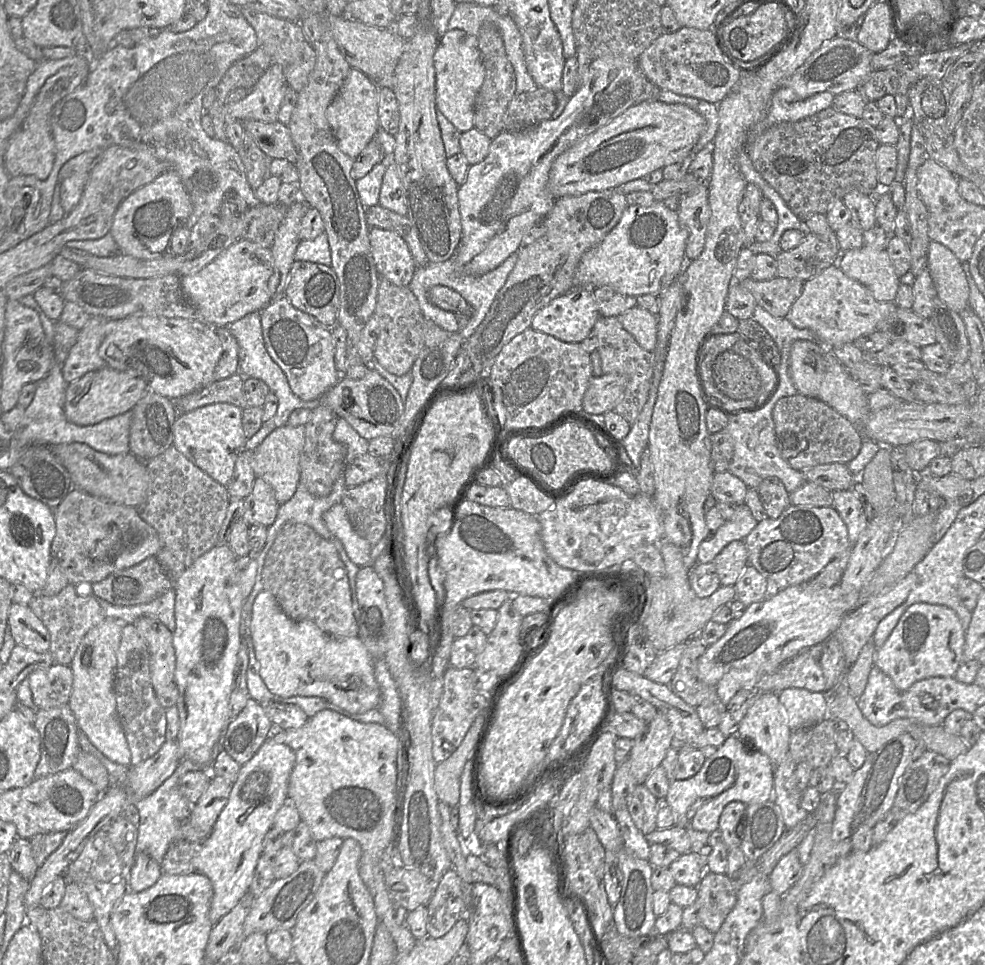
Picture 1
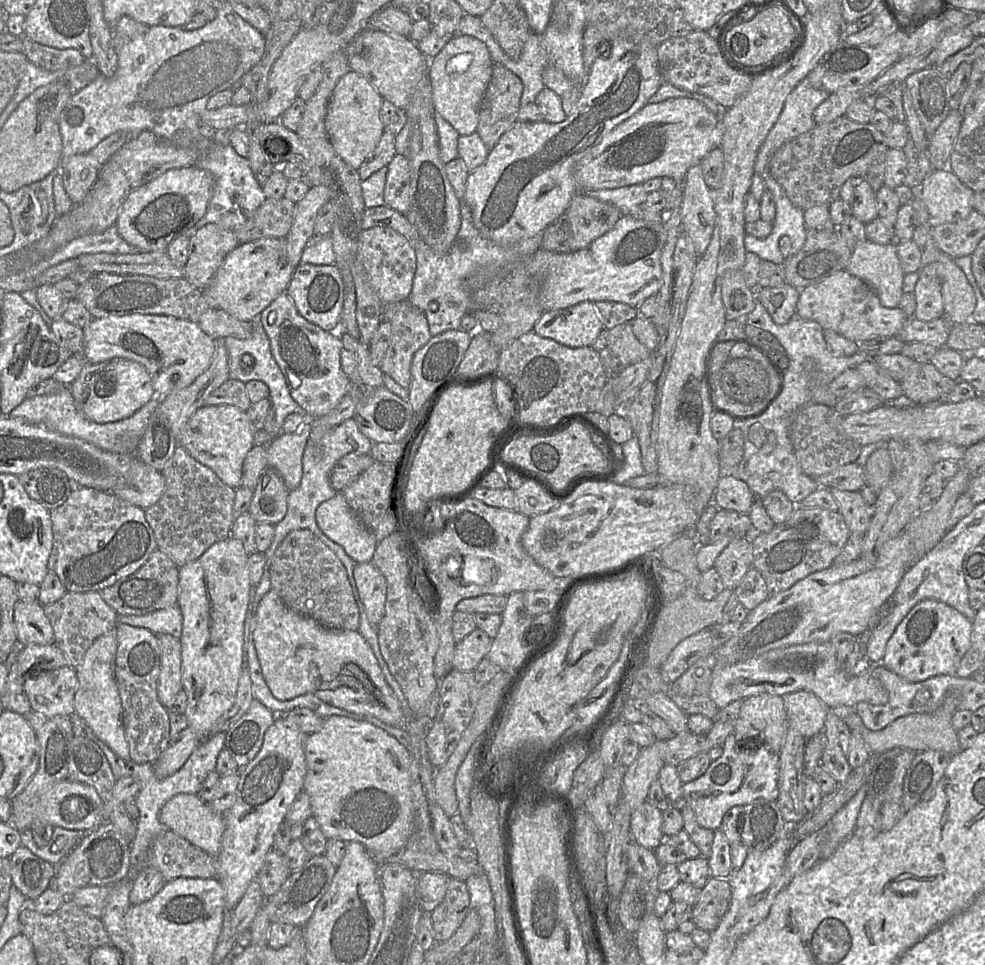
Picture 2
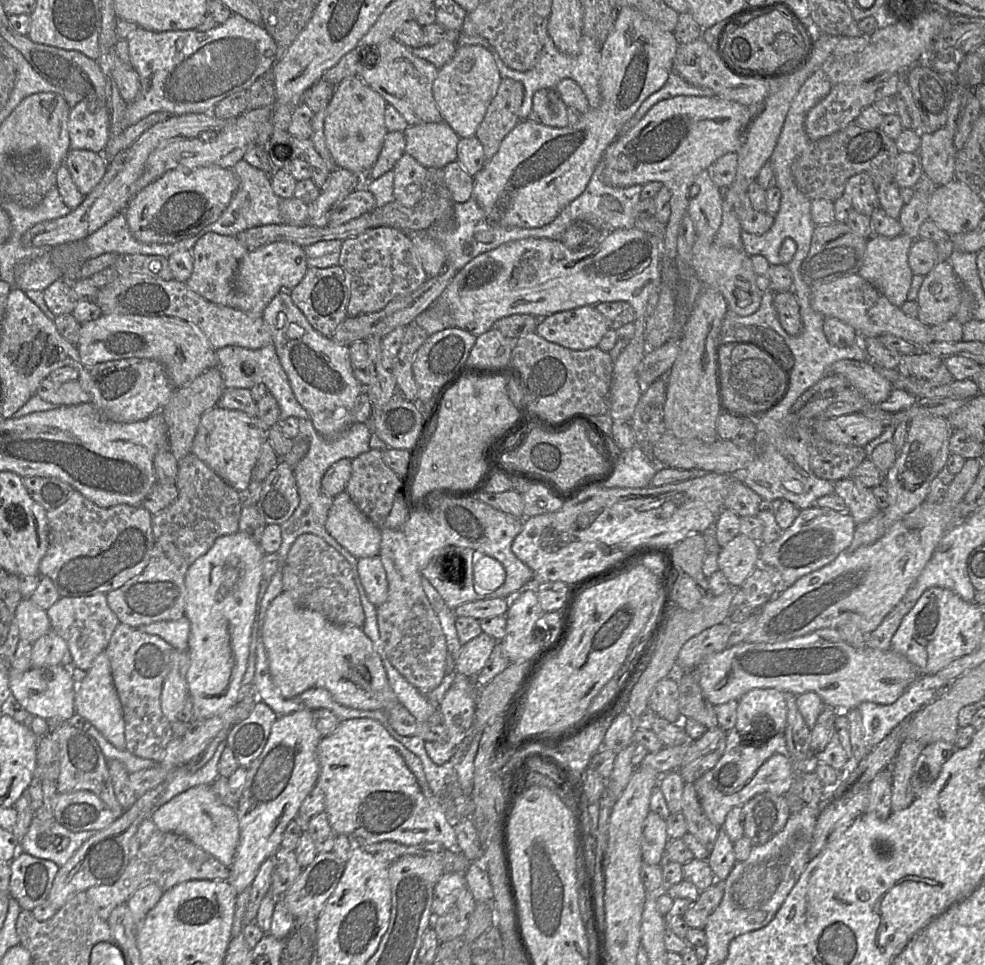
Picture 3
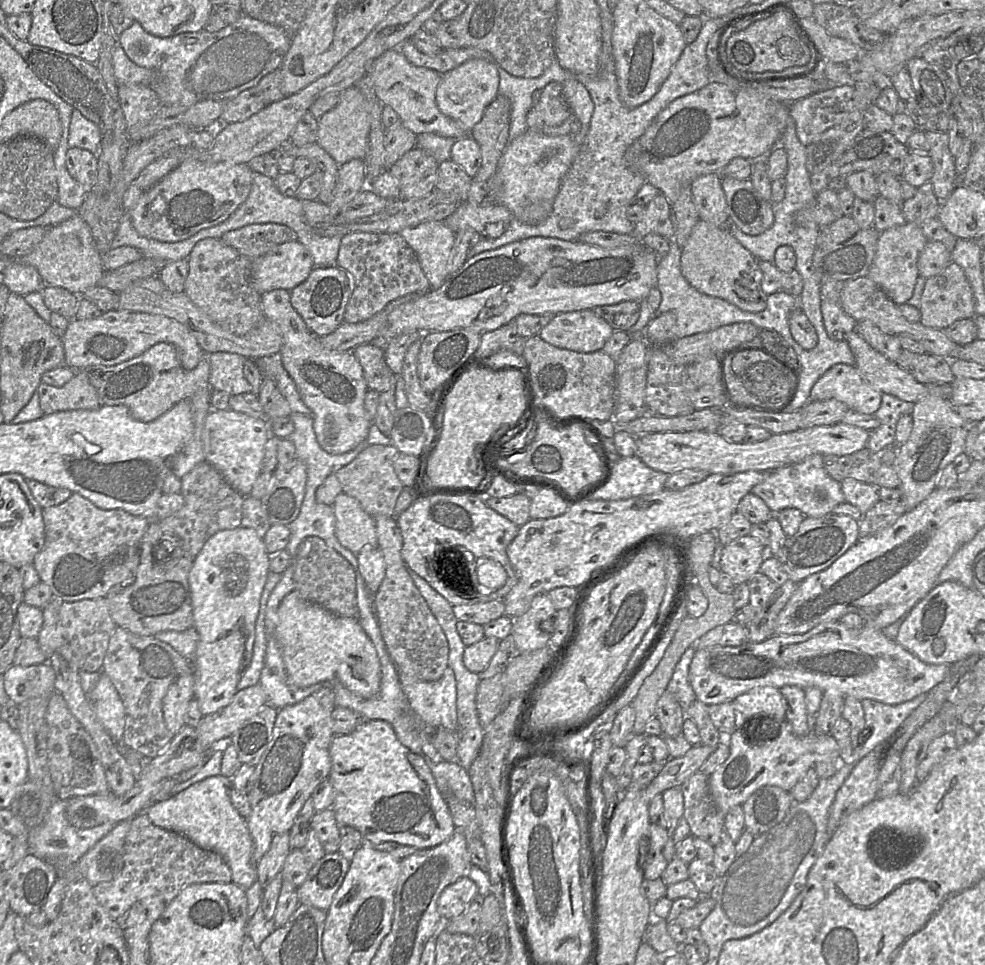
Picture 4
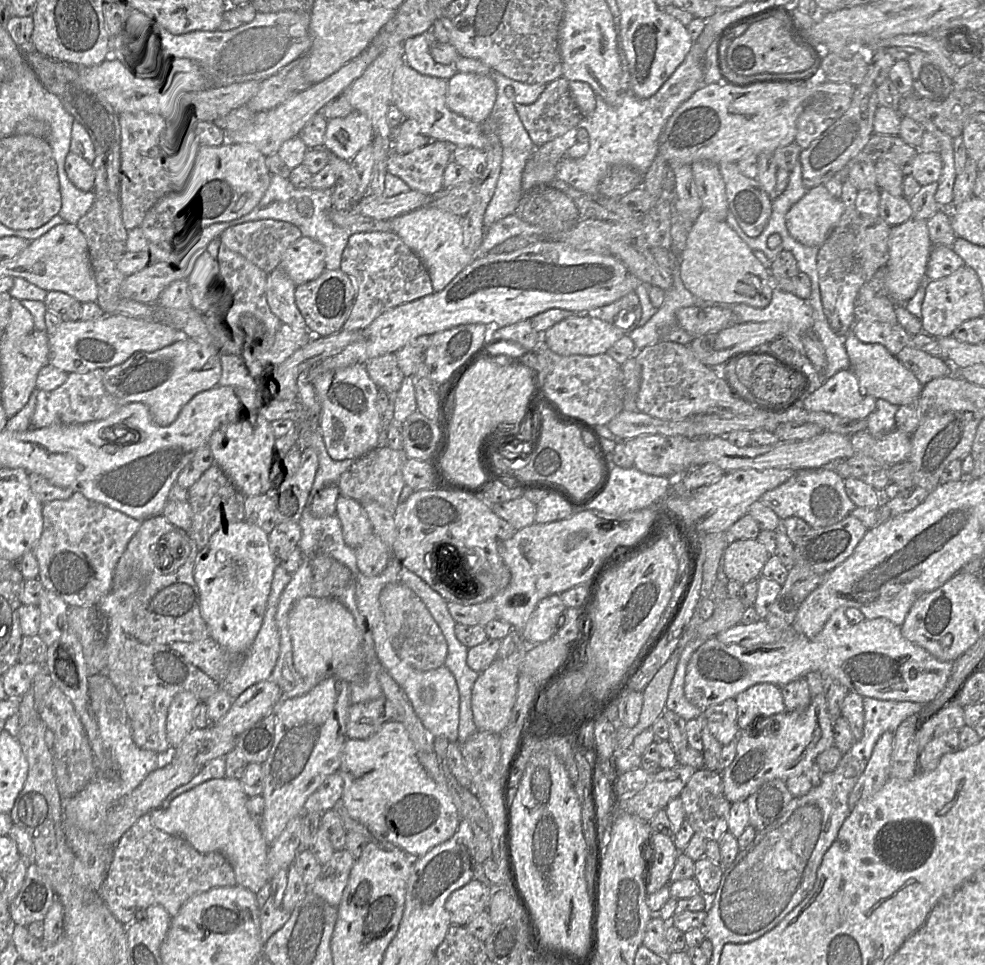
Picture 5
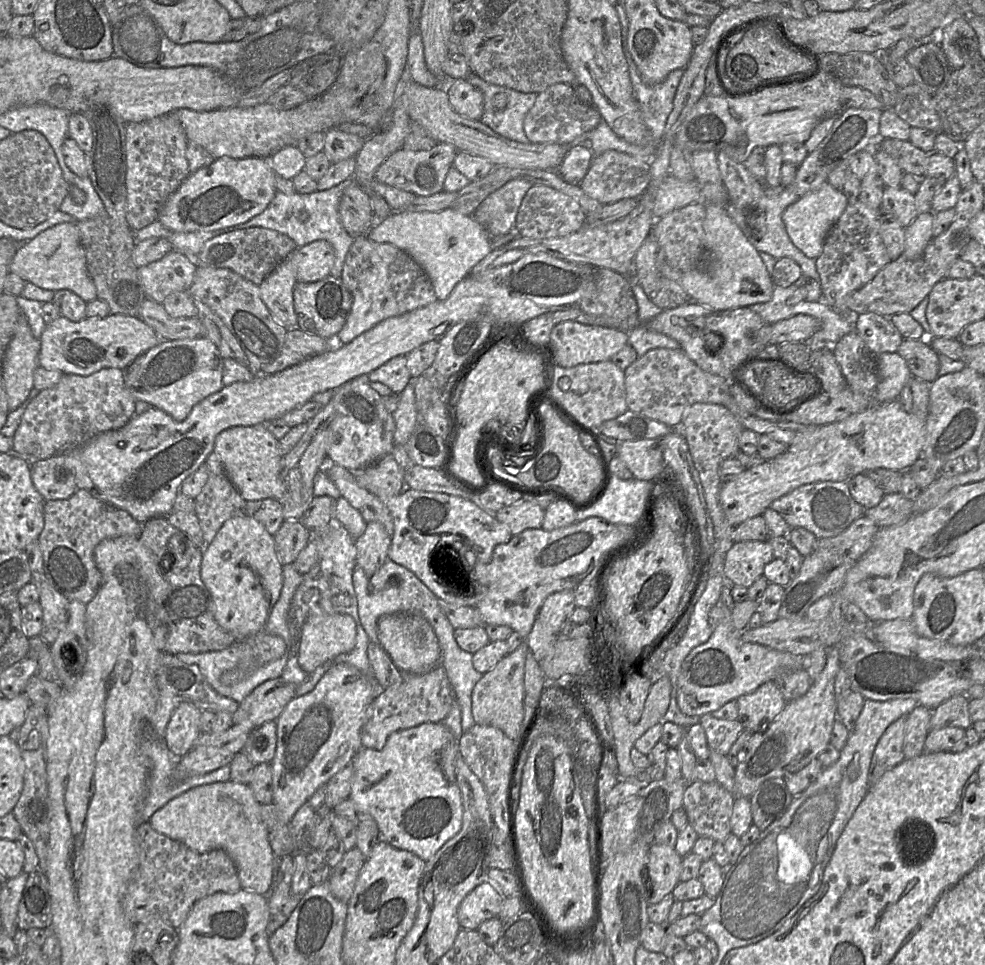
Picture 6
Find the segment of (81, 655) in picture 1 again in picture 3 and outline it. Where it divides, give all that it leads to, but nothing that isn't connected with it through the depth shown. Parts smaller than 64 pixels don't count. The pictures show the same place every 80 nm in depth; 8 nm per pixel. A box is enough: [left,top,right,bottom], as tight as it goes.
[74,649,126,750]

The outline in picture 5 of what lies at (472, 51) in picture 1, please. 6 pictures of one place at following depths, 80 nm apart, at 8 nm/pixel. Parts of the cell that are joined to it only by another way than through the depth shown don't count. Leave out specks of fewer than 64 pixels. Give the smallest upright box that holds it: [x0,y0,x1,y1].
[447,72,496,123]

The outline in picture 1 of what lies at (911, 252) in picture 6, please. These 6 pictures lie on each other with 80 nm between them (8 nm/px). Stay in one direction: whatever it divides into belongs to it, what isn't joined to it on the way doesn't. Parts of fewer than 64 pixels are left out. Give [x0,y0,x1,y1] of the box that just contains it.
[838,245,900,303]

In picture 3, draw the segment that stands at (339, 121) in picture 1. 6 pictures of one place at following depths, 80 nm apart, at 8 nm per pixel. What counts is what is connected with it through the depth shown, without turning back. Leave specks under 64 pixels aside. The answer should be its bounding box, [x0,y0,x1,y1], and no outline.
[324,76,387,176]

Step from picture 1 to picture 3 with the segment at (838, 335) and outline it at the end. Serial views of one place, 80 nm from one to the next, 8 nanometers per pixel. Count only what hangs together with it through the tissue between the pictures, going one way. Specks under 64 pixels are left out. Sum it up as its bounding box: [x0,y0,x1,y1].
[811,274,933,348]

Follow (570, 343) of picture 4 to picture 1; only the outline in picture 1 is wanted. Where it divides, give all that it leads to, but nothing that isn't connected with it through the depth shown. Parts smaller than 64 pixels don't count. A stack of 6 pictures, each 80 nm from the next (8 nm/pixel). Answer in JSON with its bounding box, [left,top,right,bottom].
[531,287,600,343]

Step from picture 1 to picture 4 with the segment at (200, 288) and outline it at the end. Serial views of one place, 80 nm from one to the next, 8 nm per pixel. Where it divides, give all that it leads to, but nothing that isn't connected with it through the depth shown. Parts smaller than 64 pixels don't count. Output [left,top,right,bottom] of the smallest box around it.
[251,241,314,294]

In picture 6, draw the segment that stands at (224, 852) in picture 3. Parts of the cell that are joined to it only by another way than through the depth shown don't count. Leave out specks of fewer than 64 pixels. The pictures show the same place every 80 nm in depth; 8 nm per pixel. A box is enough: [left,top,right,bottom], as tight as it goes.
[149,780,275,895]

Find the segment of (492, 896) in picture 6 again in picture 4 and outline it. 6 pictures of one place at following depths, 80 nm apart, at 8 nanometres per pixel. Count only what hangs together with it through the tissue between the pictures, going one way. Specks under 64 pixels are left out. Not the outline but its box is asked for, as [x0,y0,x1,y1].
[437,876,479,921]

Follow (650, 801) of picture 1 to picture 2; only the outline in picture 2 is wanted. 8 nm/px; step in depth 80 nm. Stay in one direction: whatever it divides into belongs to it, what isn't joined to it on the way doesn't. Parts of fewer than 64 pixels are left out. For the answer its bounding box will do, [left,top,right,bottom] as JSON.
[631,800,664,851]

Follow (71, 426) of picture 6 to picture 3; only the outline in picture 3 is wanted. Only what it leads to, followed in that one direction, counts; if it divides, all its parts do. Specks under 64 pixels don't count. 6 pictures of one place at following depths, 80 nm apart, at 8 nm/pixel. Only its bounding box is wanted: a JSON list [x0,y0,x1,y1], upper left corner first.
[35,377,91,406]

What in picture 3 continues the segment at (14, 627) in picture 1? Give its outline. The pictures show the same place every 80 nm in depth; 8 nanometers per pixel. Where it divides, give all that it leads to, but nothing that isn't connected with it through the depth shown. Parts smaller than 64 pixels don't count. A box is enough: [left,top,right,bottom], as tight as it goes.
[16,598,51,643]

